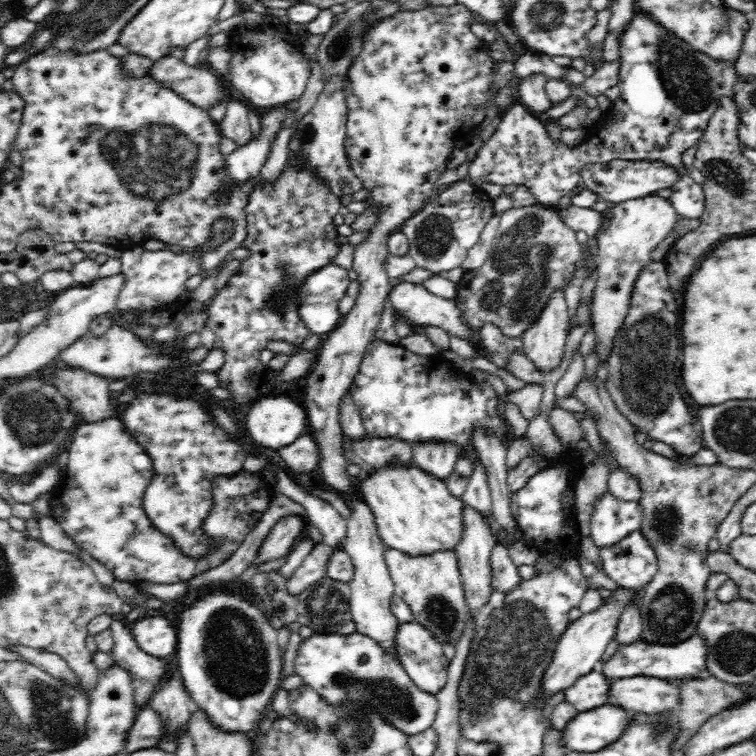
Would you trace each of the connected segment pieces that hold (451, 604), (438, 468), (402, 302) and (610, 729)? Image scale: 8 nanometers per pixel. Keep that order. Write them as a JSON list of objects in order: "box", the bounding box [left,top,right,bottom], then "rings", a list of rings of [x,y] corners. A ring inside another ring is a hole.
[{"box":[383,544,469,645],"rings":[[[383,544],[383,557],[394,583],[395,595],[410,605],[415,620],[431,630],[441,644],[450,642],[455,645],[463,634],[465,618],[469,615],[455,549],[412,555]]]},{"box":[411,441,461,479],"rings":[[[416,441],[411,444],[413,462],[424,471],[444,479],[452,472],[461,451],[452,441]]]},{"box":[388,281,476,345],"rings":[[[401,281],[394,284],[388,293],[388,300],[390,304],[395,308],[397,316],[405,319],[411,325],[416,326],[437,326],[443,331],[456,334],[461,338],[465,338],[468,342],[474,345],[476,338],[476,330],[469,328],[463,321],[462,313],[458,308],[455,299],[445,299],[436,296],[428,289],[424,288],[422,283],[414,283],[408,281]]]},{"box":[559,705,638,753],"rings":[[[612,705],[582,711],[560,731],[559,742],[566,752],[593,753],[613,743],[624,732],[627,722],[637,716],[638,713]]]}]

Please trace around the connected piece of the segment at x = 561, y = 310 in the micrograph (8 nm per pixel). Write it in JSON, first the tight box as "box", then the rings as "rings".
{"box":[521,287,568,372],"rings":[[[556,287],[549,296],[538,318],[521,334],[523,351],[536,365],[538,370],[550,372],[561,363],[564,345],[568,334],[568,307],[566,305],[566,288]]]}

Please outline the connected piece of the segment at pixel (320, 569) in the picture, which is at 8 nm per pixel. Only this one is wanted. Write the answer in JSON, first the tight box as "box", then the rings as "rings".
{"box":[288,542,336,594],"rings":[[[316,542],[312,552],[304,559],[304,562],[296,568],[288,579],[288,589],[292,594],[301,594],[308,586],[326,578],[328,564],[332,560],[332,554],[336,547],[324,542]]]}

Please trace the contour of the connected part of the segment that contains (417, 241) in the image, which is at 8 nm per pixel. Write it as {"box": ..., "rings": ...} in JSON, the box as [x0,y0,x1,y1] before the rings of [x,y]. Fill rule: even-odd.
{"box":[401,179,494,275],"rings":[[[468,179],[456,181],[439,191],[439,194],[428,201],[420,211],[408,218],[401,226],[401,231],[409,240],[408,256],[411,256],[418,268],[430,270],[439,275],[448,270],[462,266],[467,252],[480,240],[481,232],[494,215],[493,201],[482,187],[476,187]]]}

